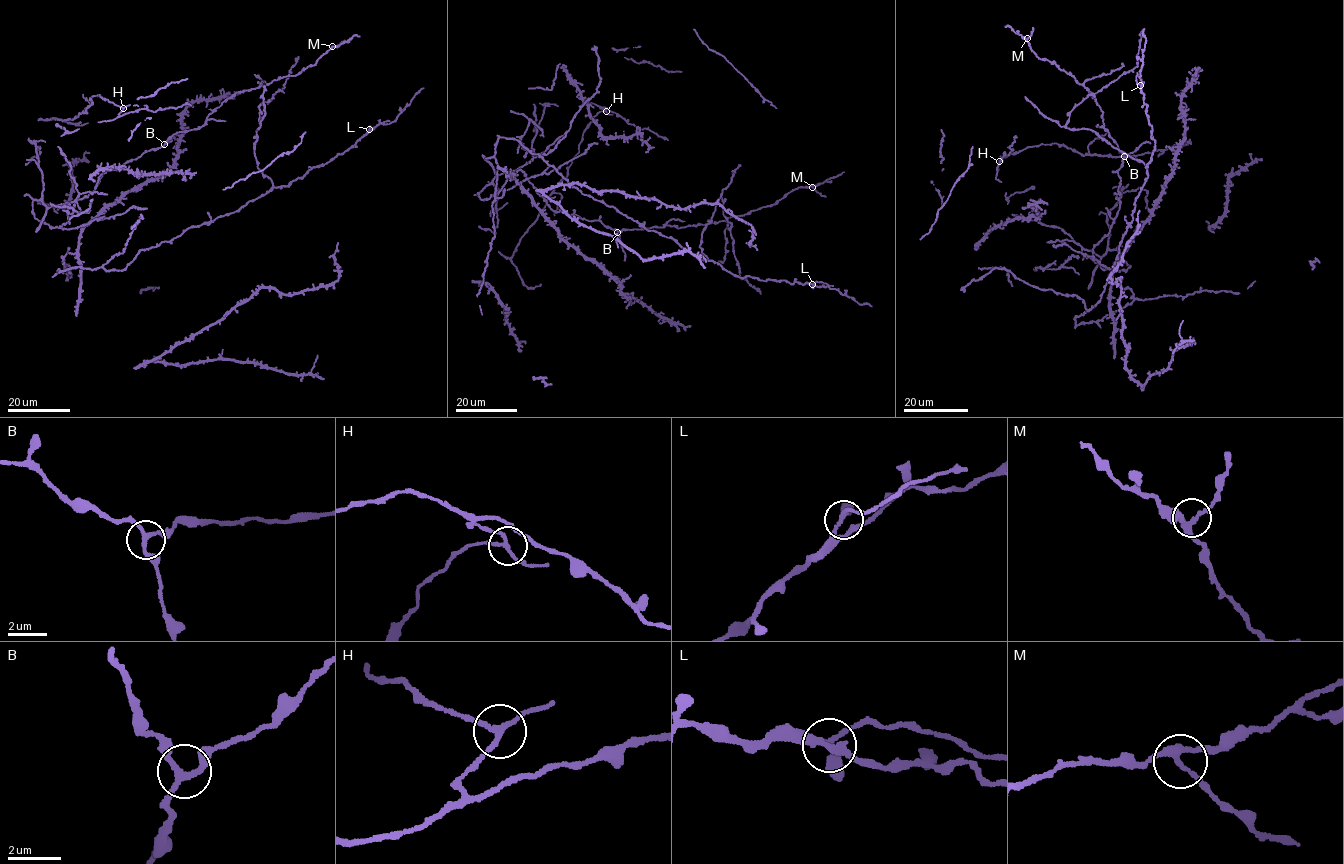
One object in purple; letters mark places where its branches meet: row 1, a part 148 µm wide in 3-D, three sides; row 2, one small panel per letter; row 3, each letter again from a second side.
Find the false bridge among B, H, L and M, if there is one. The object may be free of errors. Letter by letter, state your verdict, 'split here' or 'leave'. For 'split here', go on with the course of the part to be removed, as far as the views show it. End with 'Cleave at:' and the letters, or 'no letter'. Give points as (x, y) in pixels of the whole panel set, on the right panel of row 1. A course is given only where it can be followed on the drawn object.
B: leave
H: split here; course (999, 161), (997, 170), (999, 160), (1008, 155), (1012, 149), (1009, 145), (1016, 137)
L: leave
M: leave
Cleave at: H

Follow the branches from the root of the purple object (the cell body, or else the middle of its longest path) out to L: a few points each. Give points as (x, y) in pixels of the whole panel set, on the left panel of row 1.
L: (93, 268), (120, 271), (141, 250), (236, 211), (273, 188), (285, 186), (327, 163), (353, 147), (369, 129)

